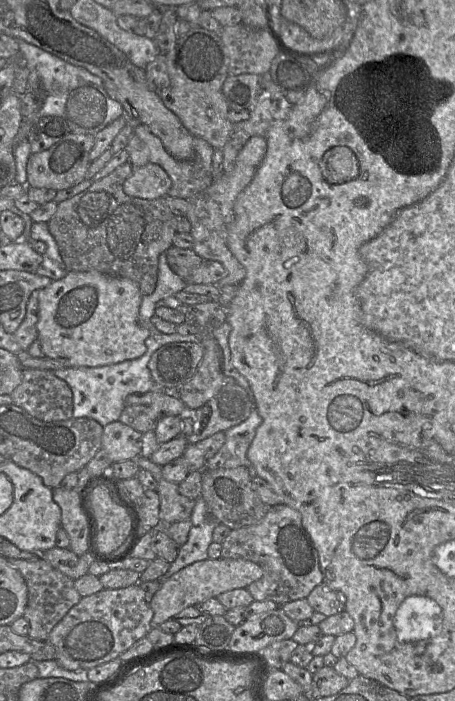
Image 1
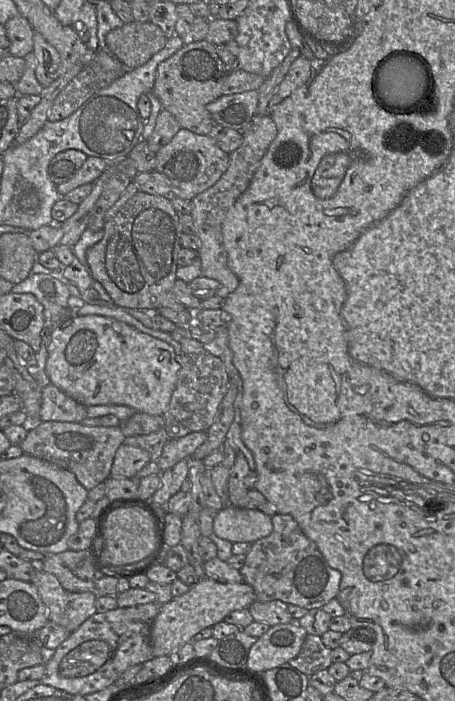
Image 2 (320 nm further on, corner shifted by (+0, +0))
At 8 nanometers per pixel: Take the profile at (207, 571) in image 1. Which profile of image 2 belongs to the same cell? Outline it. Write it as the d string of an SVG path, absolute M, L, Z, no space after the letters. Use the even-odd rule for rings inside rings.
M207 577L199 579L185 594L160 605L150 629L153 656L169 656L184 644L192 642L201 630L224 621L232 611L248 608L254 601L256 601L254 590L245 582L222 583Z

